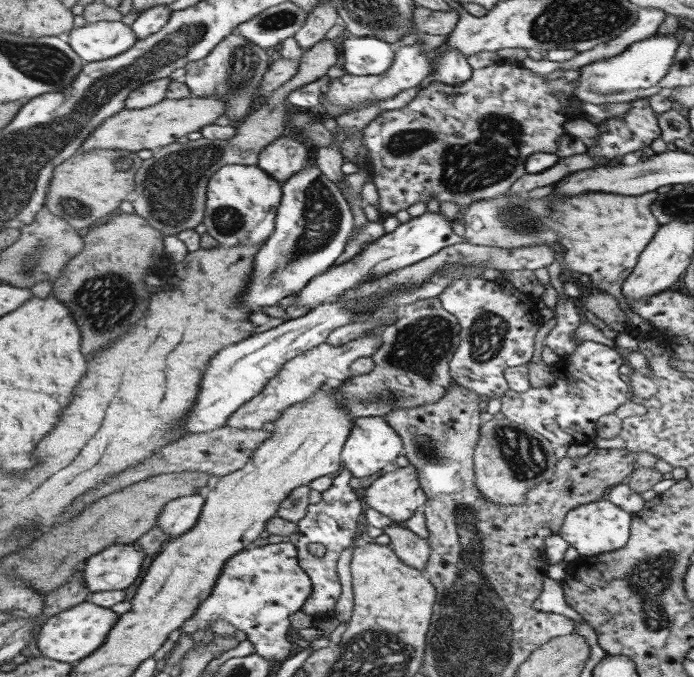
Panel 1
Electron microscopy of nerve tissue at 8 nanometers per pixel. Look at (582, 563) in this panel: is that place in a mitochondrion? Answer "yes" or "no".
no

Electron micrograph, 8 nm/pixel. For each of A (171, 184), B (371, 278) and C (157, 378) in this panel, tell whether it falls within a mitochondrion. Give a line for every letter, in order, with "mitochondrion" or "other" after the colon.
A: mitochondrion
B: other
C: other

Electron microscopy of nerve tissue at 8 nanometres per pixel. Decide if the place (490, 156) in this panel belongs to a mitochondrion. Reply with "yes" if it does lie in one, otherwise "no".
yes

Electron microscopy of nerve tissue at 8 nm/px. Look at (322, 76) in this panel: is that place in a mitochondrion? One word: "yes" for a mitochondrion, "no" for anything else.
no

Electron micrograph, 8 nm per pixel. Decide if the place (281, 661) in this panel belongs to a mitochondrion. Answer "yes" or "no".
no

